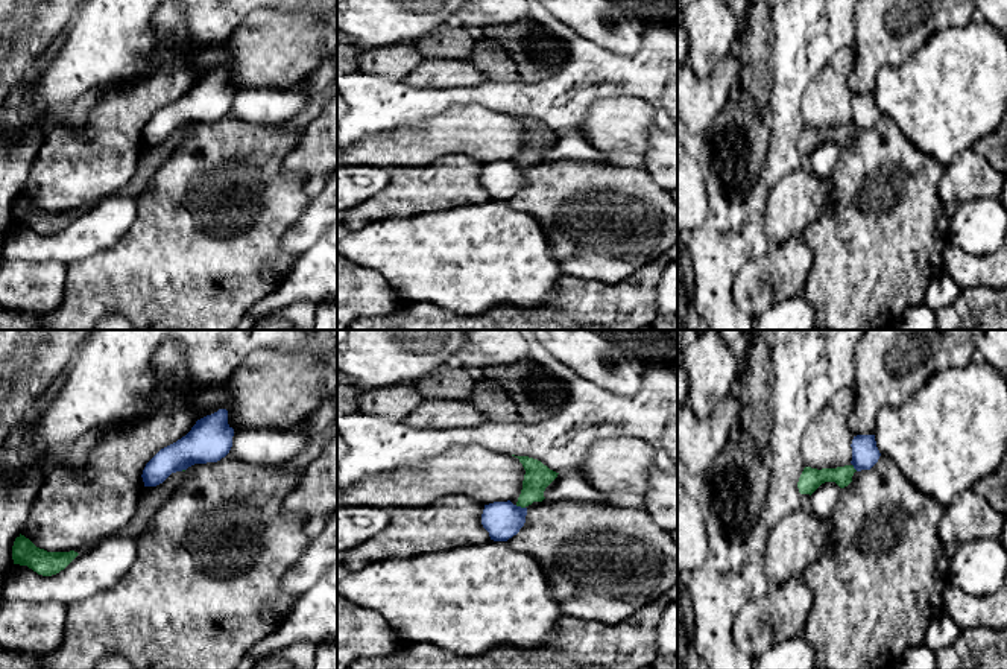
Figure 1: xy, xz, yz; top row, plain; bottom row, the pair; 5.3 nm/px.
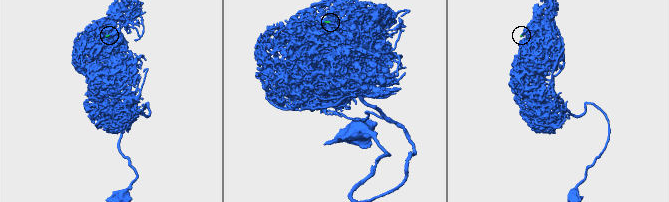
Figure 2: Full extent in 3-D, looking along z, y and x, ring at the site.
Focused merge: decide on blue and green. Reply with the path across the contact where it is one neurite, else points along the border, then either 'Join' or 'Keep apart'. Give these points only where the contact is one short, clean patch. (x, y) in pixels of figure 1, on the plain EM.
Keep apart

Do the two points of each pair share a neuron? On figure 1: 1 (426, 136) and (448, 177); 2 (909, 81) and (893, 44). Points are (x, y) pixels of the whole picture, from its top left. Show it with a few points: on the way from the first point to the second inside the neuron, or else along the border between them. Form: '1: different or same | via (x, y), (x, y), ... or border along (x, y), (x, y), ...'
1: different | border along (473, 158), (441, 155), (423, 166), (403, 166)
2: different | border along (927, 38), (898, 64), (884, 66), (875, 87)

